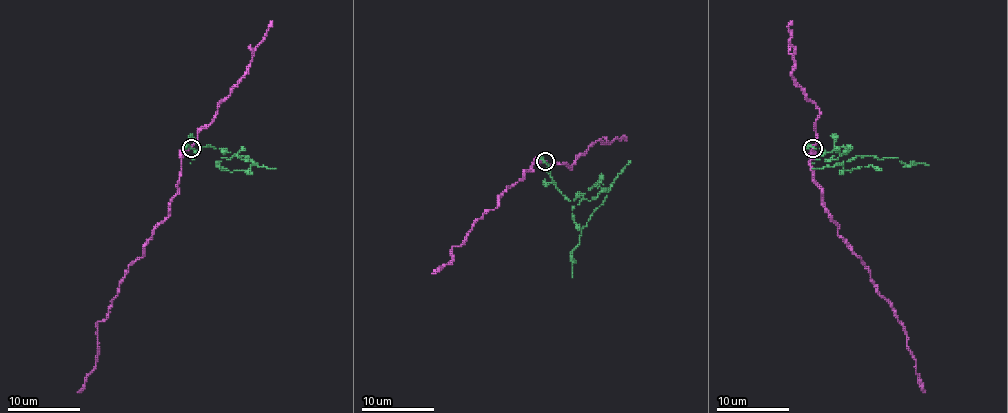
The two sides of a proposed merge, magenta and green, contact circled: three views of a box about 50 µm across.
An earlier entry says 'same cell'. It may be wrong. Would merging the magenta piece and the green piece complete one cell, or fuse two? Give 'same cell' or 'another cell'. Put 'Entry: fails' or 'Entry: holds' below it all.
another cell
Entry: fails

